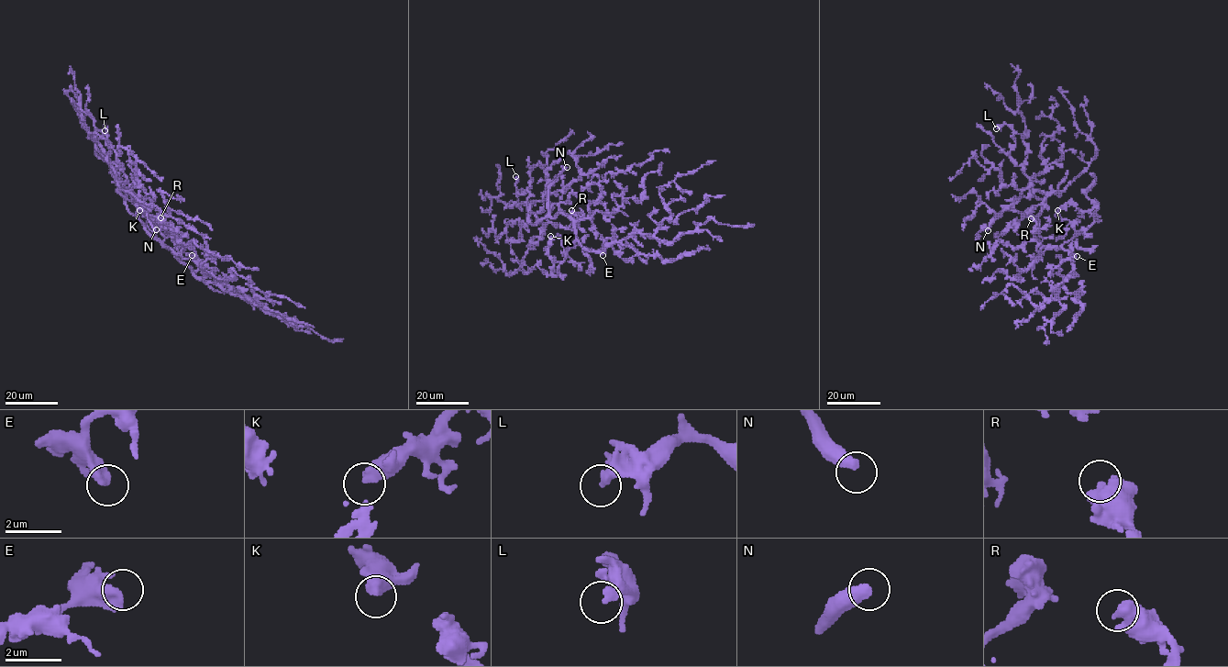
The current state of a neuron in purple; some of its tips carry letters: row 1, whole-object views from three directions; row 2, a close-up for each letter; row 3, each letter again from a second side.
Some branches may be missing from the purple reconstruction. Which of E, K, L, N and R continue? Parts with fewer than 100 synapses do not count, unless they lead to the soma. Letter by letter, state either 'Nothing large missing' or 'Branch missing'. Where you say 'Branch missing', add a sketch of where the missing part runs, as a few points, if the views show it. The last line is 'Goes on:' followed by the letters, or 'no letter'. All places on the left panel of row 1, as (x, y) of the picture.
E: Nothing large missing
K: Nothing large missing
L: Nothing large missing
N: Branch missing. Course of what is missing: (156, 229), (162, 230), (182, 249), (189, 249), (186, 241), (157, 253), (122, 244), (111, 247)
R: Nothing large missing
Goes on: N

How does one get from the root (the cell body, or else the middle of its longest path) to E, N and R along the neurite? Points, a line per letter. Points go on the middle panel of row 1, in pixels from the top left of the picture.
E: (569, 217), (573, 224), (576, 239), (583, 247), (600, 251), (616, 241), (608, 239), (601, 250), (602, 255)
N: (569, 217), (561, 213), (551, 217), (547, 199), (548, 187), (567, 167)
R: (569, 217), (575, 220), (571, 217), (573, 222), (578, 219), (571, 210)

